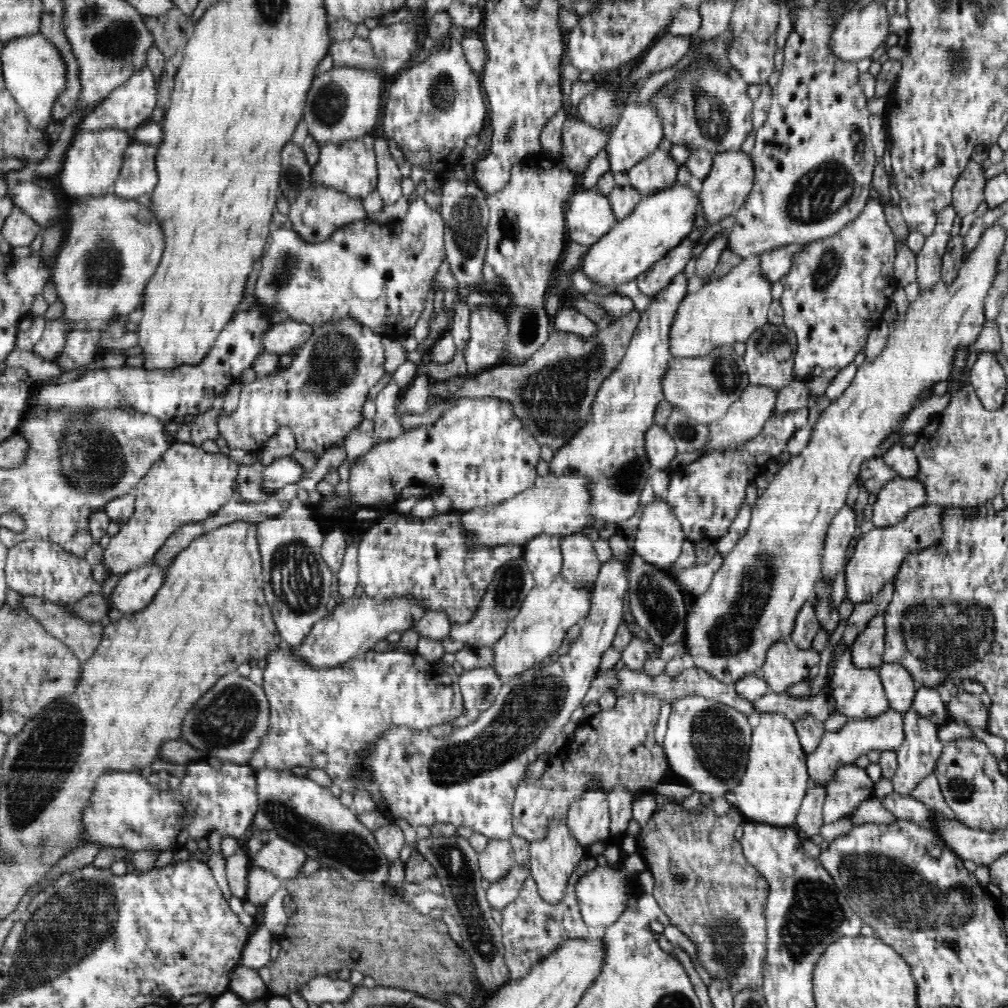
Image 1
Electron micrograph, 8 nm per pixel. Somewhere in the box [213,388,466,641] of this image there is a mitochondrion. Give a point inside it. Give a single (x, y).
(295, 572)

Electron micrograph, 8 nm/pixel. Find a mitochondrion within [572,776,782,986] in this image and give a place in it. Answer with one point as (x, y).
(728, 945)

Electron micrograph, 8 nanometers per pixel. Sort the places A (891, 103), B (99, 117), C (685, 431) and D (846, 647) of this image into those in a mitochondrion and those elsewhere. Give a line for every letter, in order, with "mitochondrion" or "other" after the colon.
A: other
B: other
C: mitochondrion
D: other

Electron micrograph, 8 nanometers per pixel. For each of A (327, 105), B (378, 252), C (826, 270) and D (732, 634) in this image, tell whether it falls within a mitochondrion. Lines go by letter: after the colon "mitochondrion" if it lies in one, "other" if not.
A: mitochondrion
B: other
C: mitochondrion
D: mitochondrion

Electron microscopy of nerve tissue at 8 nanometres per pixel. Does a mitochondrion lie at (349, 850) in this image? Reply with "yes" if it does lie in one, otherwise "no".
yes

